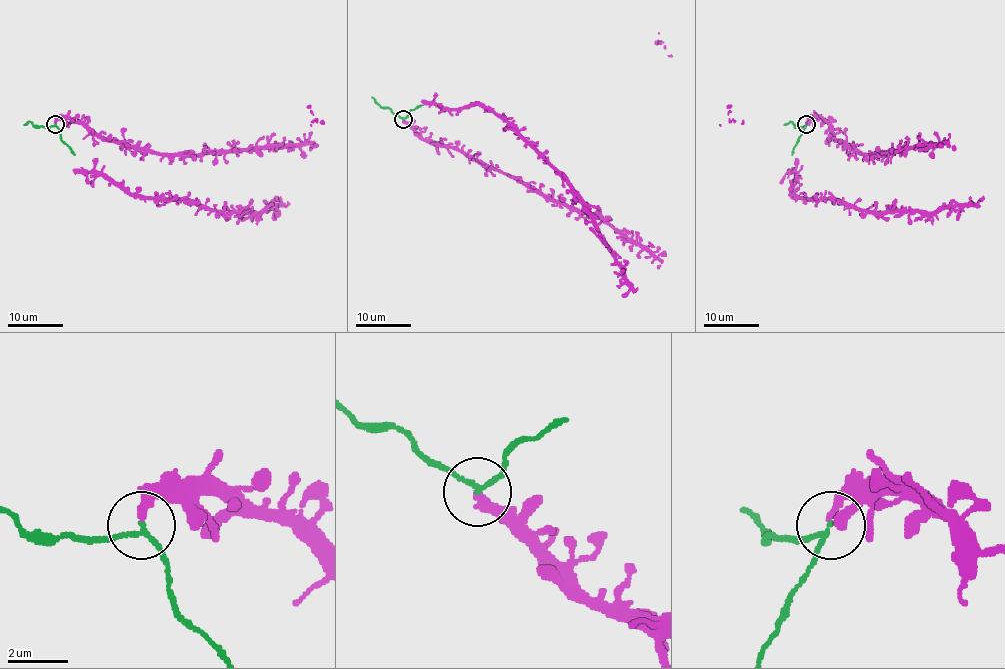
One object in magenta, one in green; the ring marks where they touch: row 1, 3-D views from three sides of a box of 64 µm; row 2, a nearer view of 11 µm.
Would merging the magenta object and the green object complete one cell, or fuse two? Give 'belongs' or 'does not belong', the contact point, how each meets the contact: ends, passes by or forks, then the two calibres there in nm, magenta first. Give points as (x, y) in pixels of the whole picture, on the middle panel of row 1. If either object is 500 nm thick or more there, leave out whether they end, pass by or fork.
does not belong | (403, 119) | magenta ends | green passes by | 240/130 nm

